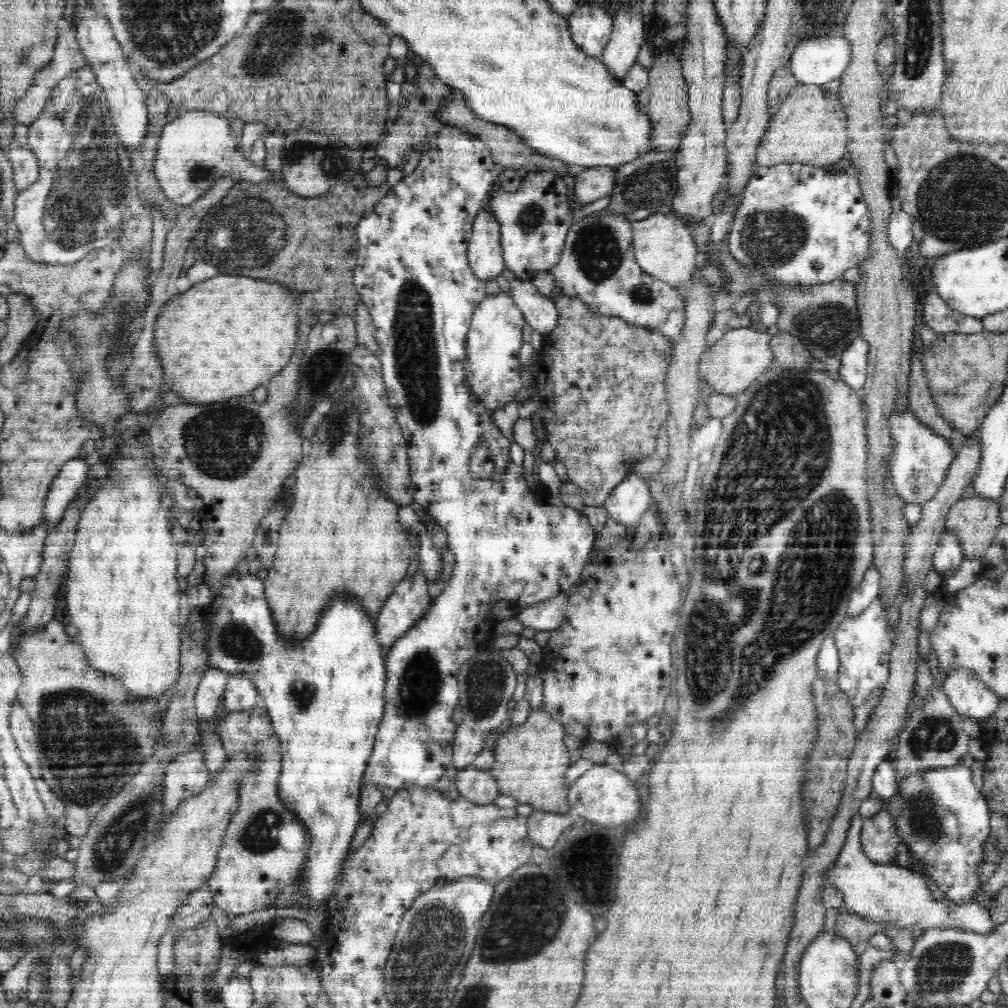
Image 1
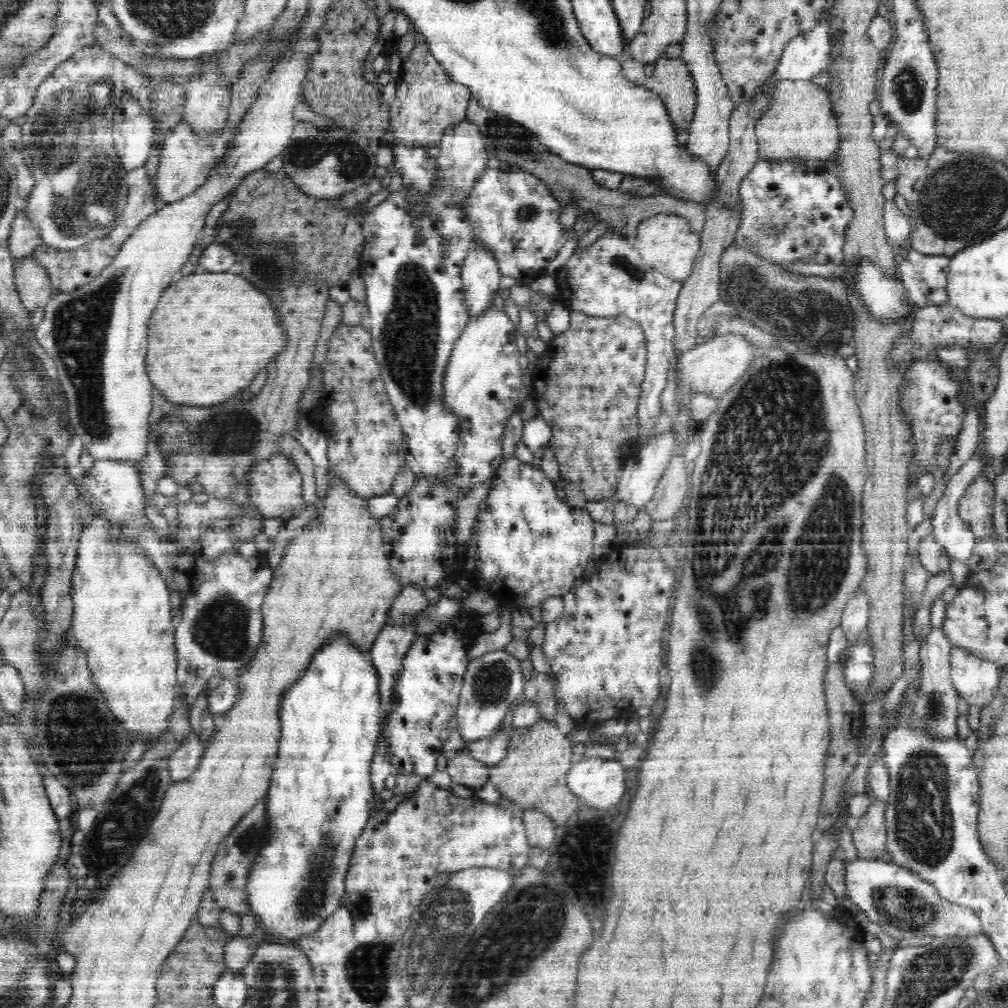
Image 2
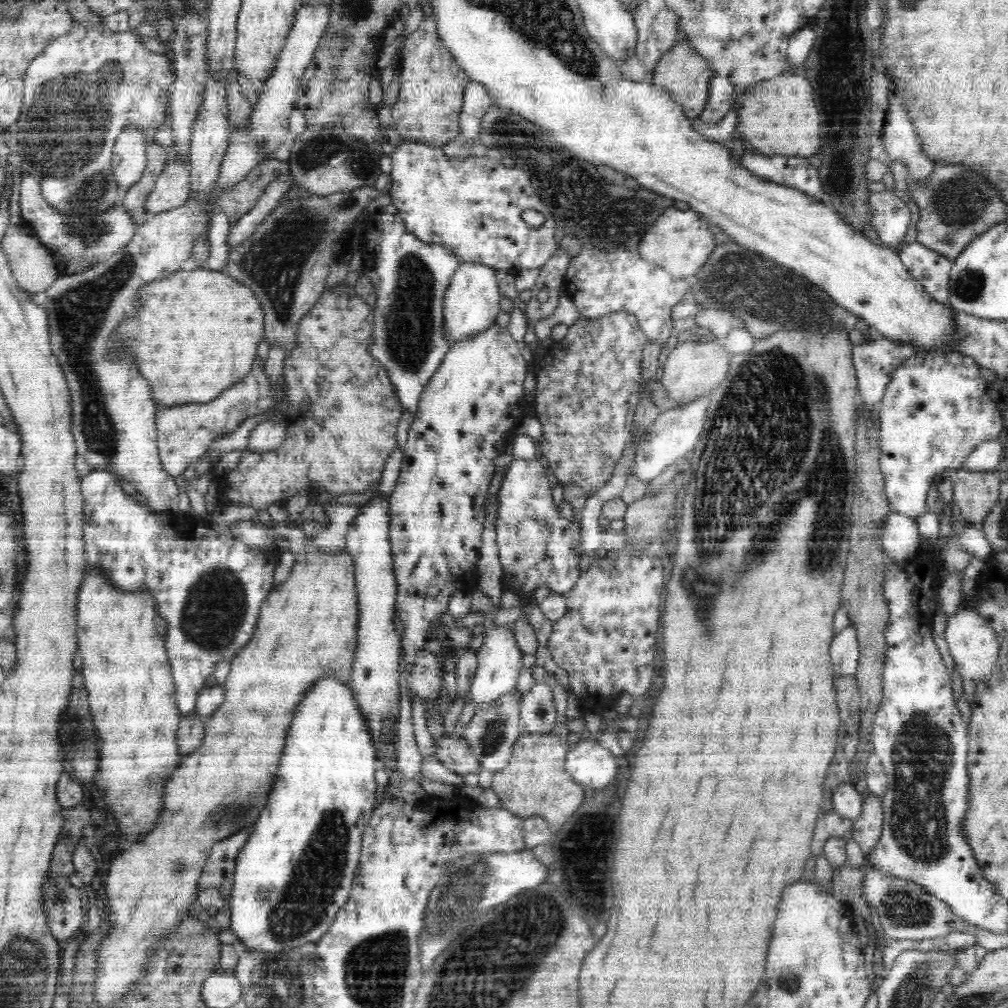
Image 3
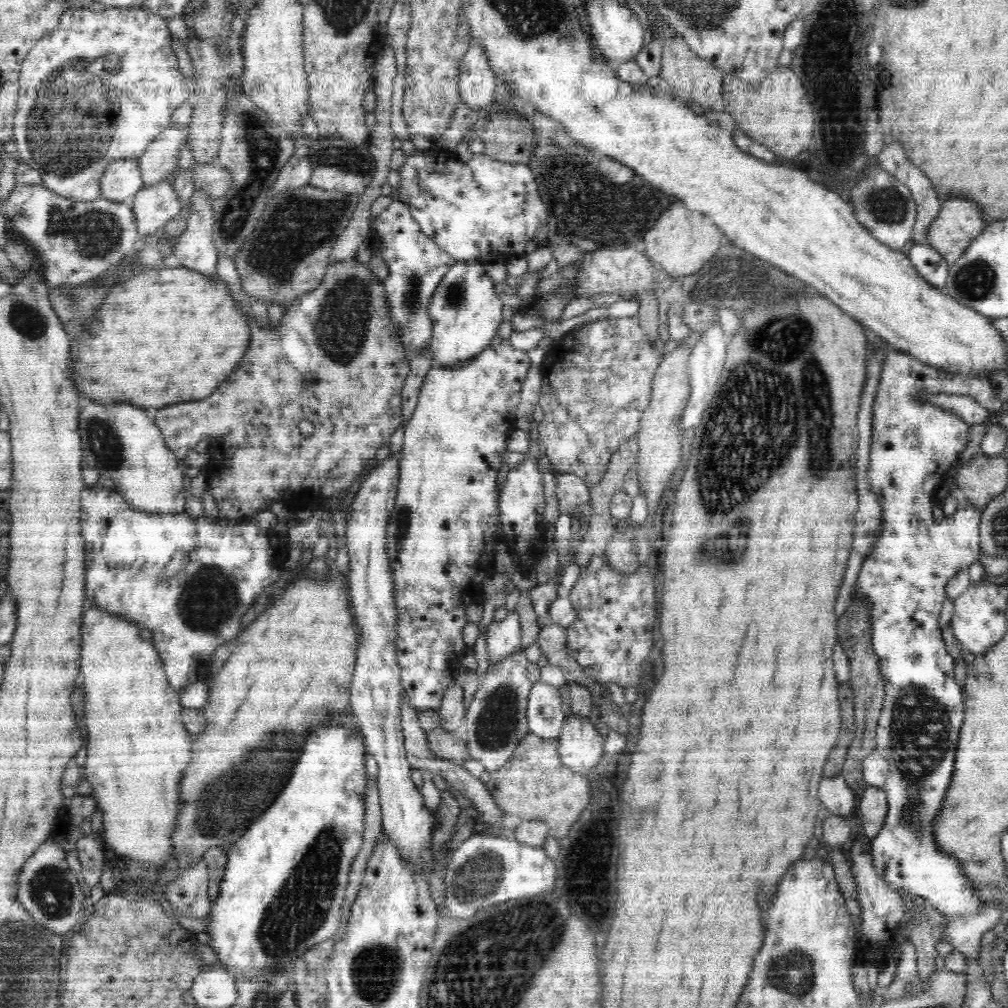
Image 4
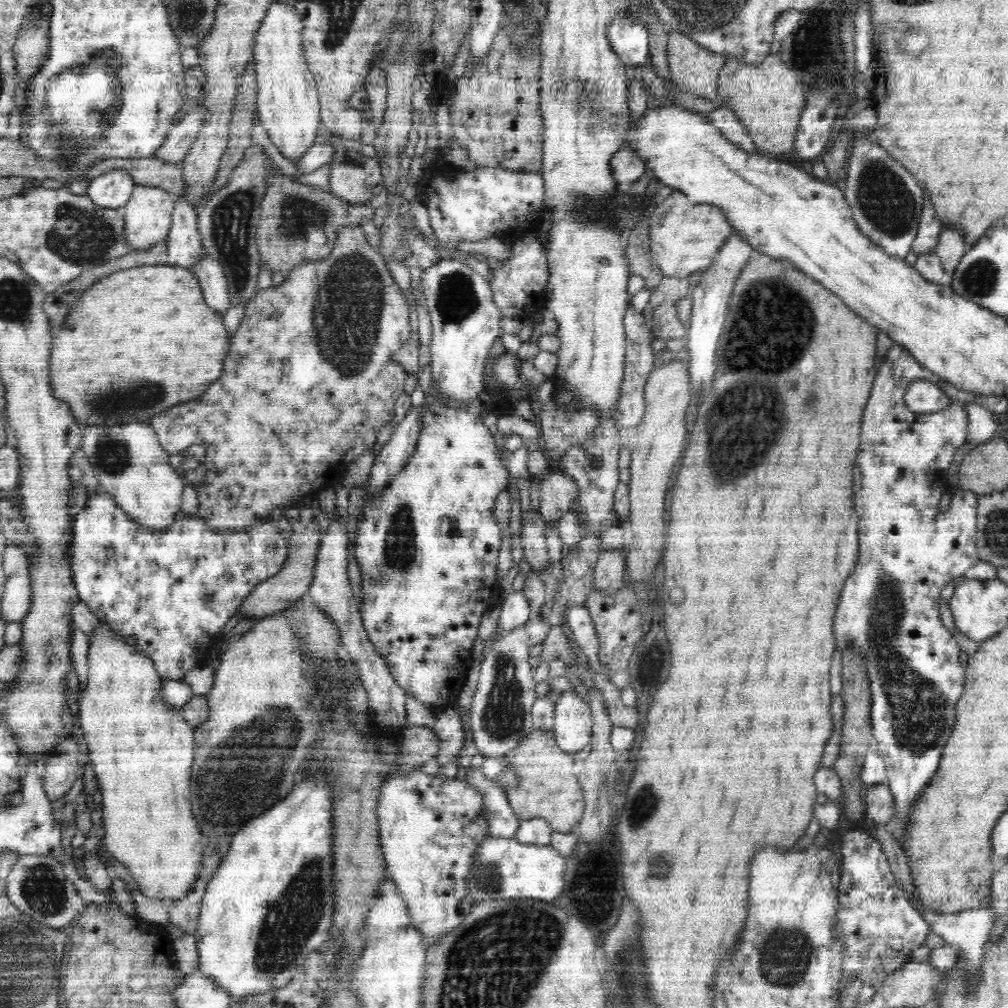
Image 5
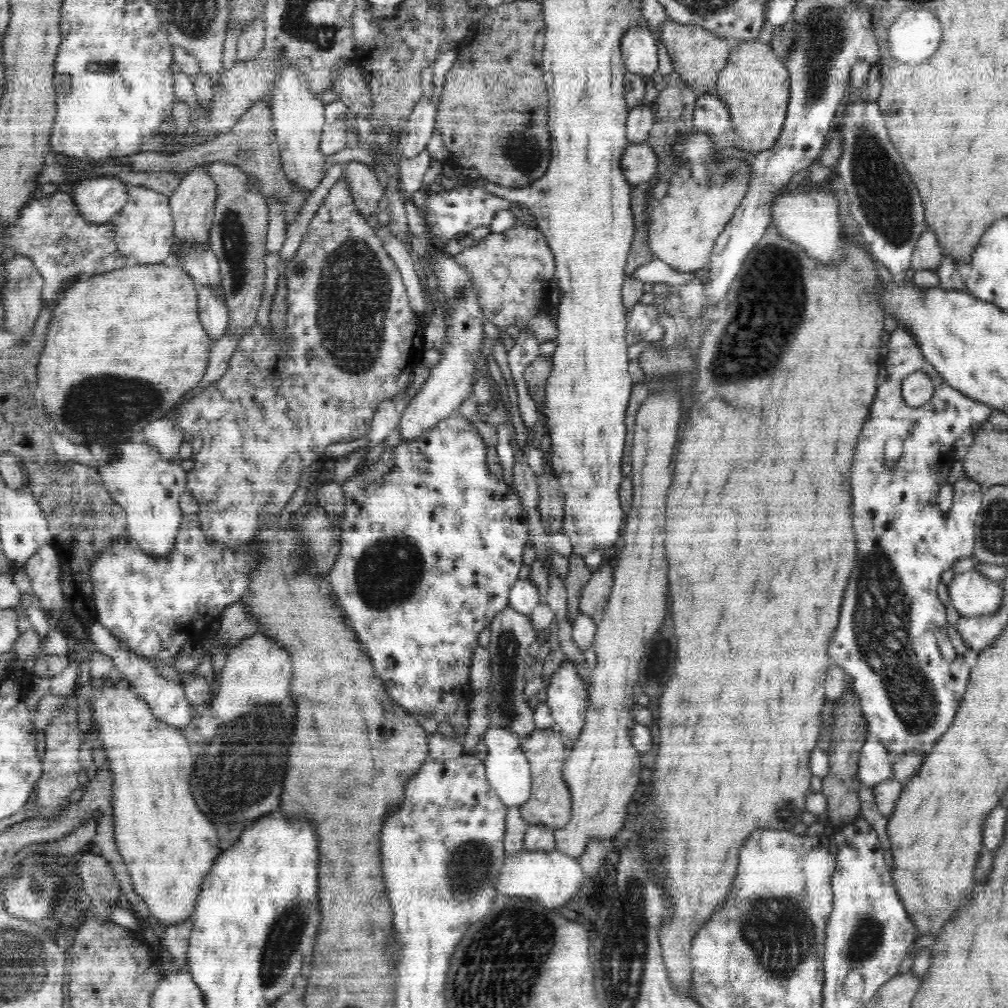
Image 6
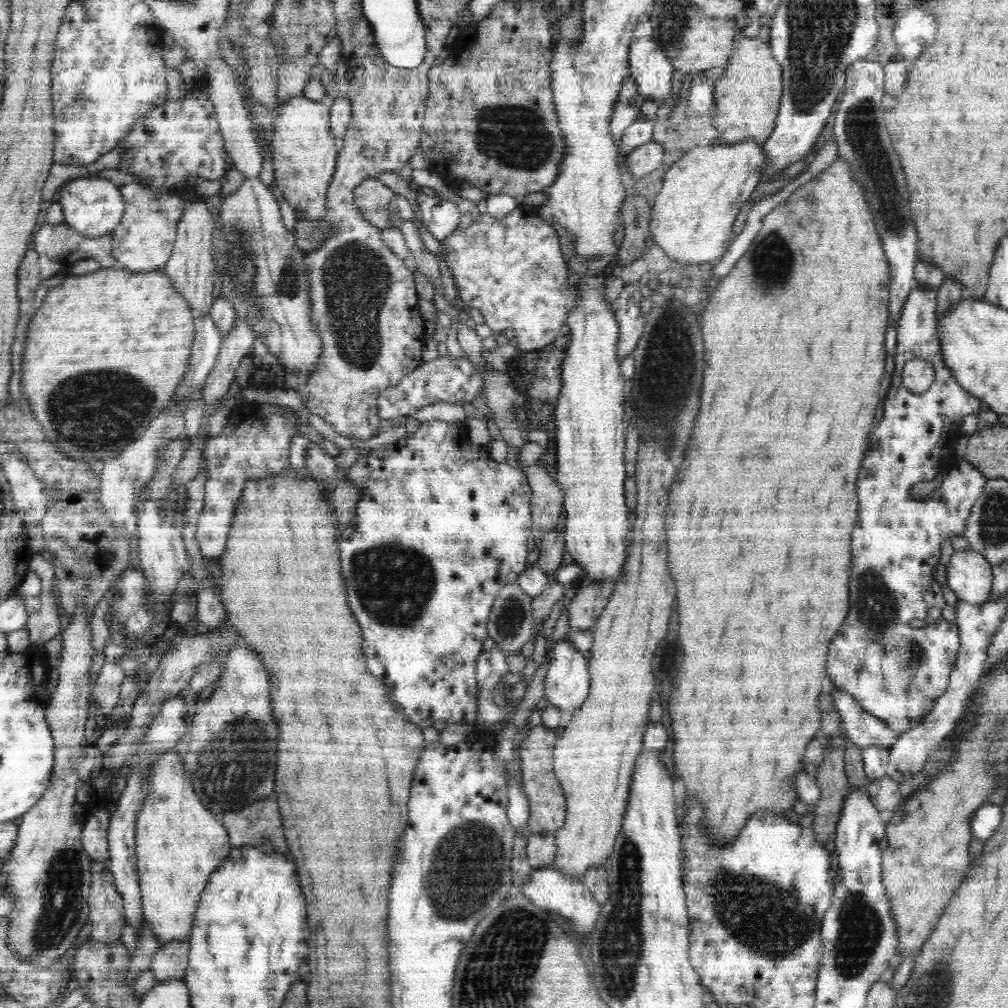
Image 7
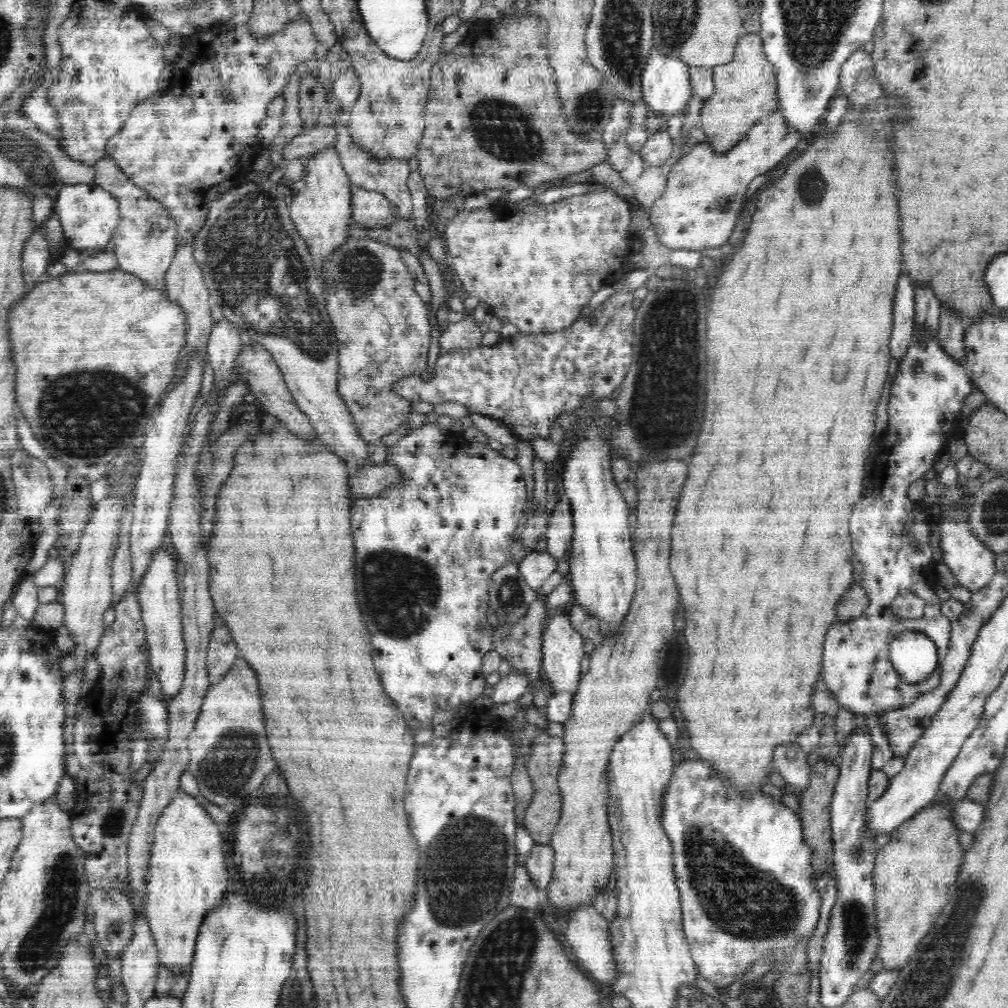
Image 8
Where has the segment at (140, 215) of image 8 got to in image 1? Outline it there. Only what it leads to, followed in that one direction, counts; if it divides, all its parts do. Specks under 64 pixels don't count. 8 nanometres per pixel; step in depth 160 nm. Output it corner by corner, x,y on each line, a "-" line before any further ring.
204,110
188,111
180,114
172,122
164,126
159,143
157,146
157,155
152,170
158,179
162,192
168,200
176,204
186,206
196,202
200,196
204,196
204,192
208,192
212,188
212,184
222,178
222,176
231,176
234,182
267,182
268,179
283,180
283,176
269,172
264,165
255,166
250,159
244,156
244,150
241,143
236,143
236,137
230,129
228,119
214,112
206,112

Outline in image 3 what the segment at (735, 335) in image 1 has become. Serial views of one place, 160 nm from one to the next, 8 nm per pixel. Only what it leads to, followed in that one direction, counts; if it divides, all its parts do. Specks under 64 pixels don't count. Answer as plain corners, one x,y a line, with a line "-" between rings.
689,340
683,344
677,344
668,355
664,376
660,383
666,389
670,400
676,402
676,406
690,403
701,395
711,394
726,378
726,374
730,371
731,356
732,354
726,351
722,343
717,340
704,342
704,344

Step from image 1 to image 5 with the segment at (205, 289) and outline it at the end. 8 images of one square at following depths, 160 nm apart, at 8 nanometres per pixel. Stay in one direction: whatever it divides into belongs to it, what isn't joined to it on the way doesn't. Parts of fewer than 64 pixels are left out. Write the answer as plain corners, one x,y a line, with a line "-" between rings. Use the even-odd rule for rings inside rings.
164,264
118,270
118,272
110,274
110,276
99,279
98,282
83,291
82,299
75,303
75,306
70,310
70,314
68,314
68,318
66,318
64,330
60,330
55,335
54,343
52,343
50,348
50,352
52,352
50,354
51,392
58,400
70,405
70,412
74,415
74,420
78,421
80,426
86,424
86,426
82,427
92,424
98,424
98,426
102,426
102,424
106,424
106,426
114,424
124,425
129,424
130,420
148,420
148,418
152,418
152,414
164,412
170,406
190,401
196,398
196,396
202,396
202,393
207,389
206,386
210,386
210,382
214,382
214,380
218,380
222,376
222,366
224,366
226,354
230,350
230,344
231,338
229,338
223,318
218,318
214,310
210,310
210,306
206,306
198,279
190,269
178,265
-
124,380
128,380
130,384
138,382
140,388
116,388
114,386
114,384
122,384

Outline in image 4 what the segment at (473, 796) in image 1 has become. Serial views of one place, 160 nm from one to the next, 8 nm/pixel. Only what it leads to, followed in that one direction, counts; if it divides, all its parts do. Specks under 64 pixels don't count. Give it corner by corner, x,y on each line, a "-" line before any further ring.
441,726
432,730
426,730
426,740
430,752
436,754
441,759
451,760
458,766
463,766
471,759
467,749
467,744
463,738
444,730

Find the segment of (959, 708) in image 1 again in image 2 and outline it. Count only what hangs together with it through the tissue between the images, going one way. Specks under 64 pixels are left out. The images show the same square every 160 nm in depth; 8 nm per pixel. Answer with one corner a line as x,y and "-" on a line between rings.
954,646
950,650
950,678
954,688
970,706
986,706
994,700
1000,669
988,658
977,658
972,650

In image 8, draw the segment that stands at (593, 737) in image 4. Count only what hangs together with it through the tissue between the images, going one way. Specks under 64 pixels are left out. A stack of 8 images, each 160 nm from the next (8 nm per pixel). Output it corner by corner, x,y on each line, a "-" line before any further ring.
552,616
544,626
544,654
542,670
550,680
554,694
575,693
579,687
580,662
584,658
585,638
572,628
569,616

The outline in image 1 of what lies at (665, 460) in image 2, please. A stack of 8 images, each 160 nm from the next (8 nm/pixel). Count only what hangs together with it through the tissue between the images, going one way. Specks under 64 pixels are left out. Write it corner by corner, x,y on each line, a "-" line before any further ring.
630,472
616,486
603,504
609,518
629,528
640,520
644,512
654,503
654,495
644,483
646,477
645,475
642,479

